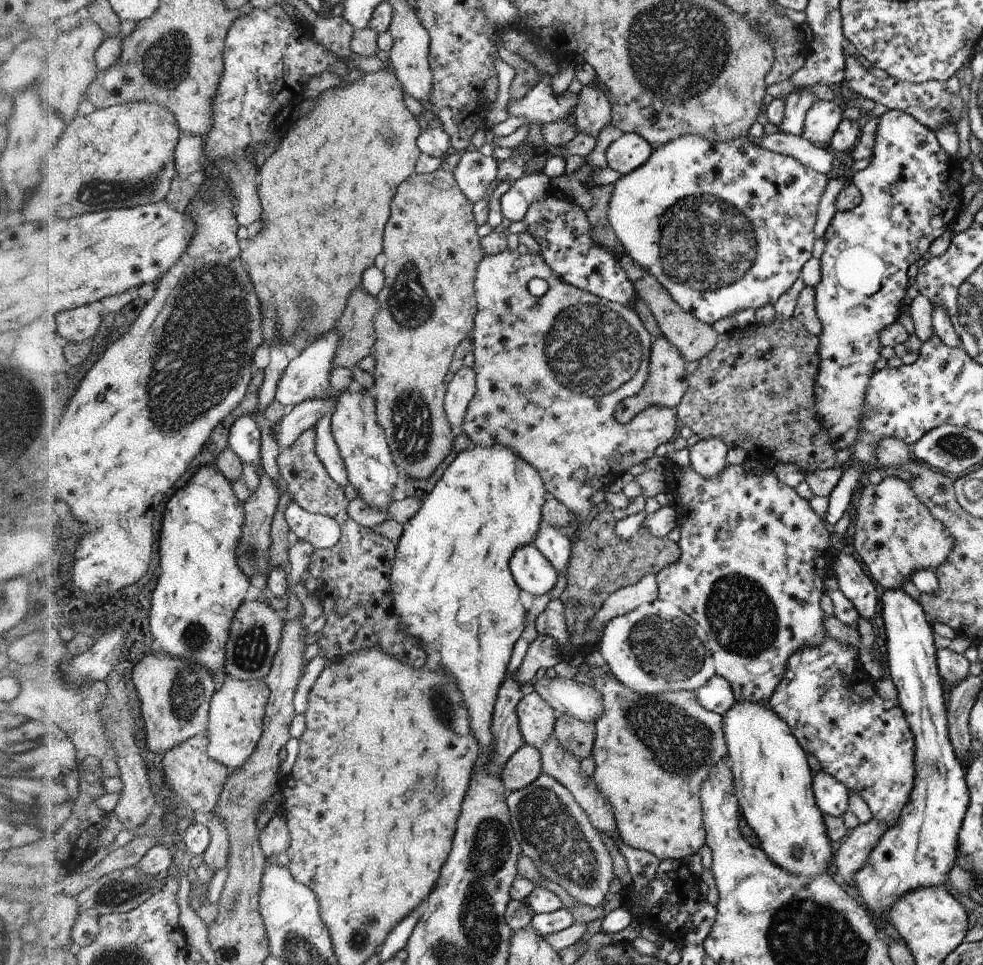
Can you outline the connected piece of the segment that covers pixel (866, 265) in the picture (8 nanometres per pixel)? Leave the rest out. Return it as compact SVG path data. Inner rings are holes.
M896 109L886 111L880 117L880 124L876 134L876 140L874 145L874 151L872 161L866 169L861 171L849 172L851 181L858 187L861 192L860 204L849 211L837 211L832 217L828 228L826 229L825 235L825 248L824 253L820 258L821 262L821 281L815 286L815 311L817 312L818 318L821 322L821 331L819 332L819 372L818 378L815 380L815 411L820 419L823 427L828 431L829 439L837 452L846 451L850 449L853 452L856 442L859 440L861 434L861 421L864 420L865 416L865 397L868 396L869 384L873 375L876 374L874 370L874 364L878 362L880 358L880 346L883 344L881 340L881 333L892 325L892 322L896 322L896 318L900 316L900 306L906 298L906 290L908 290L908 268L928 252L930 244L942 236L946 232L946 228L950 224L956 222L959 212L963 208L962 193L963 186L960 183L960 176L964 175L964 171L961 167L961 160L956 156L952 156L940 146L938 139L936 138L935 132L929 129L927 126L920 124L915 117L908 113L897 111Z

